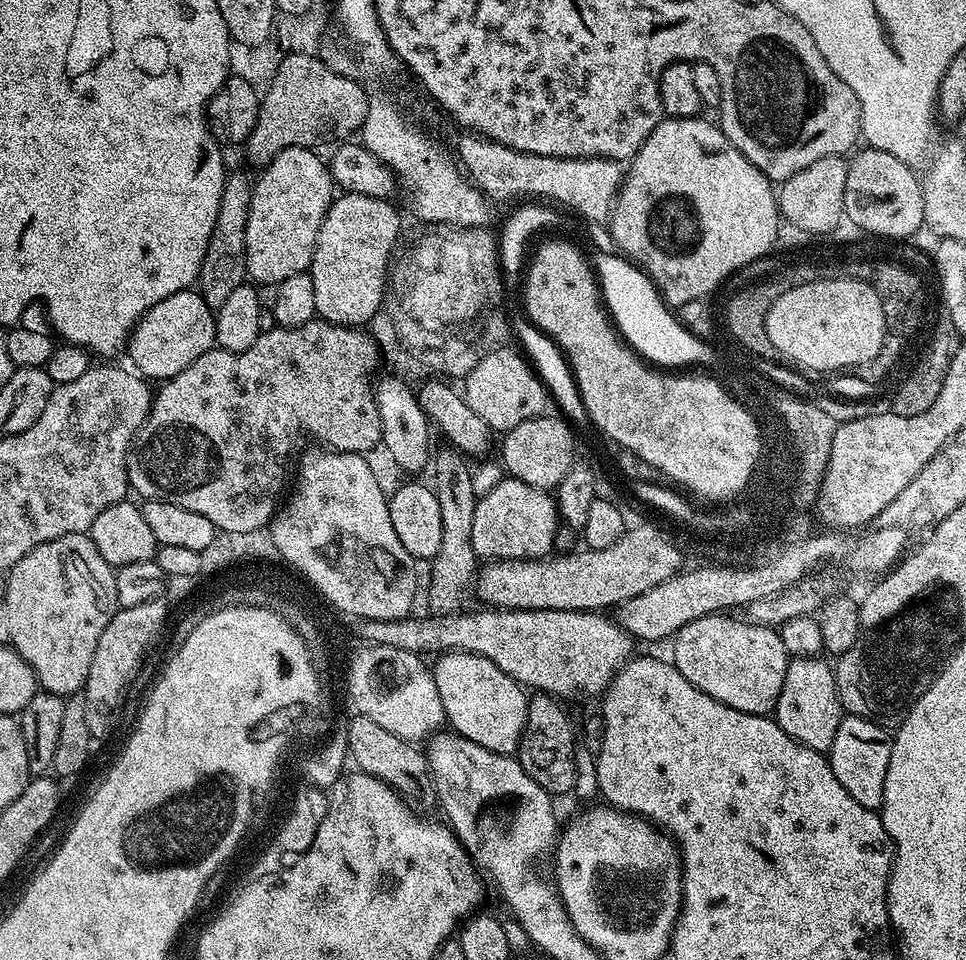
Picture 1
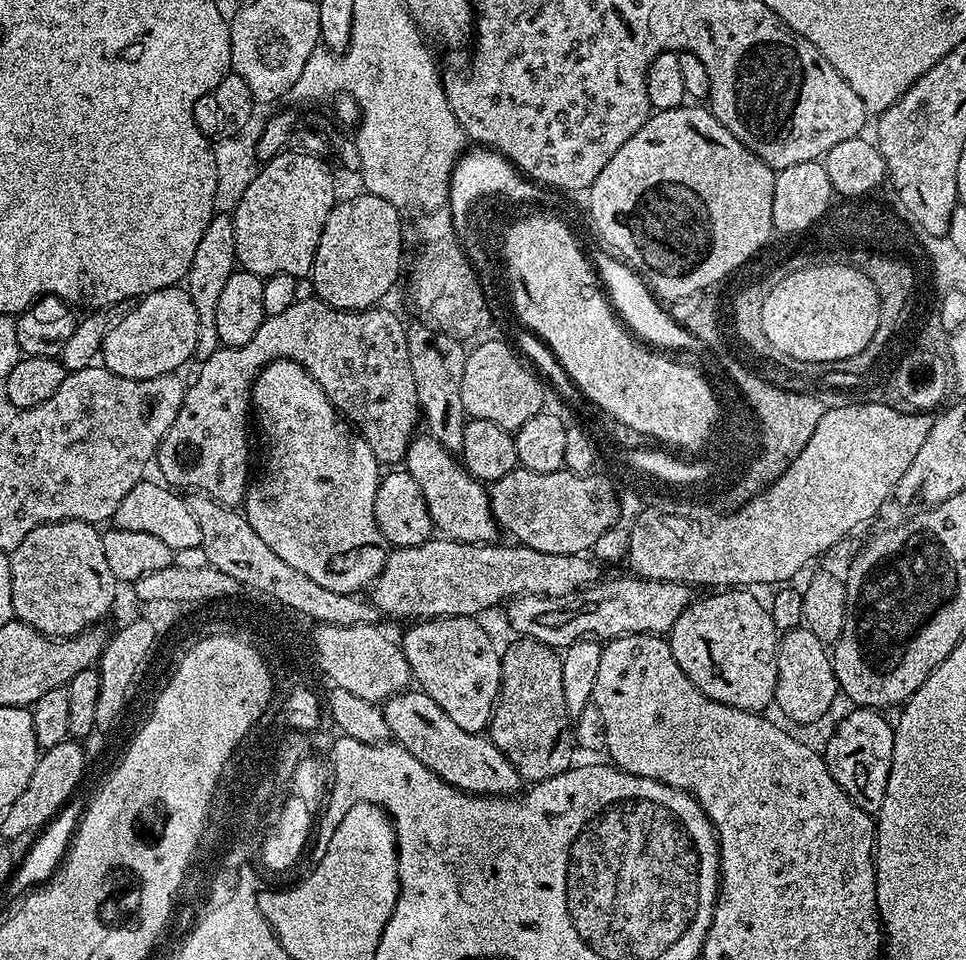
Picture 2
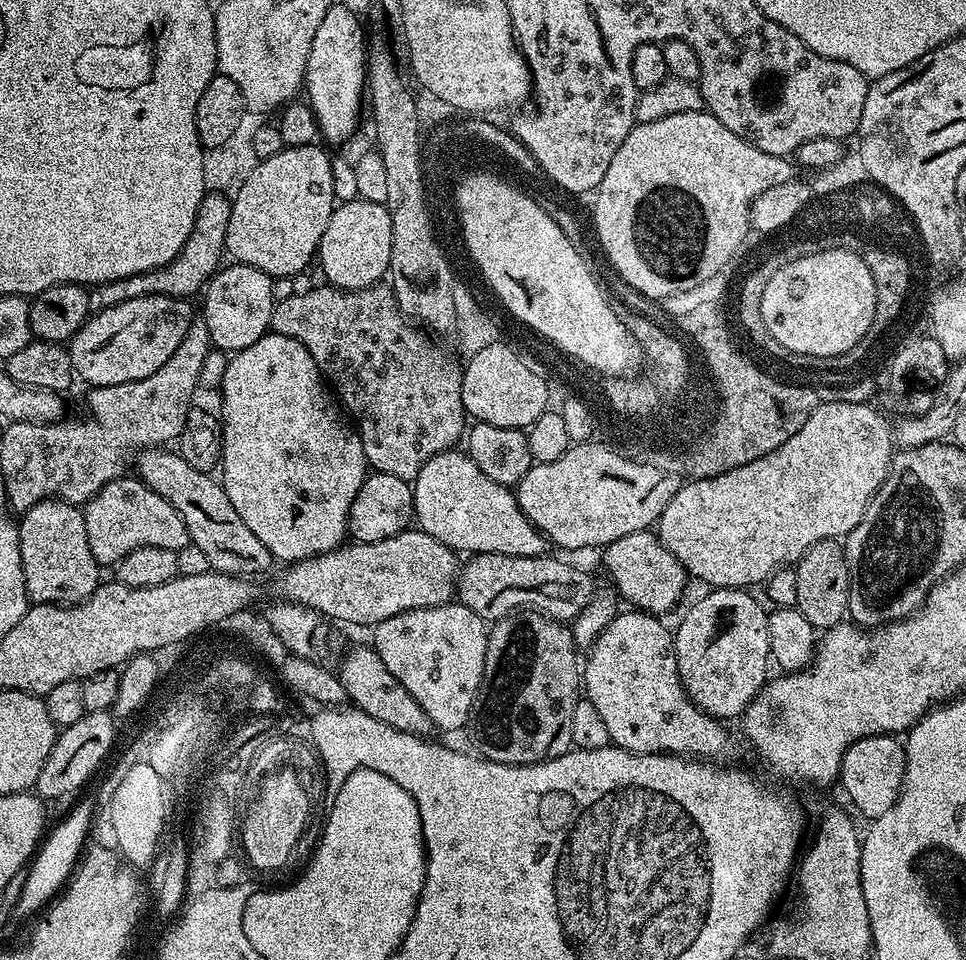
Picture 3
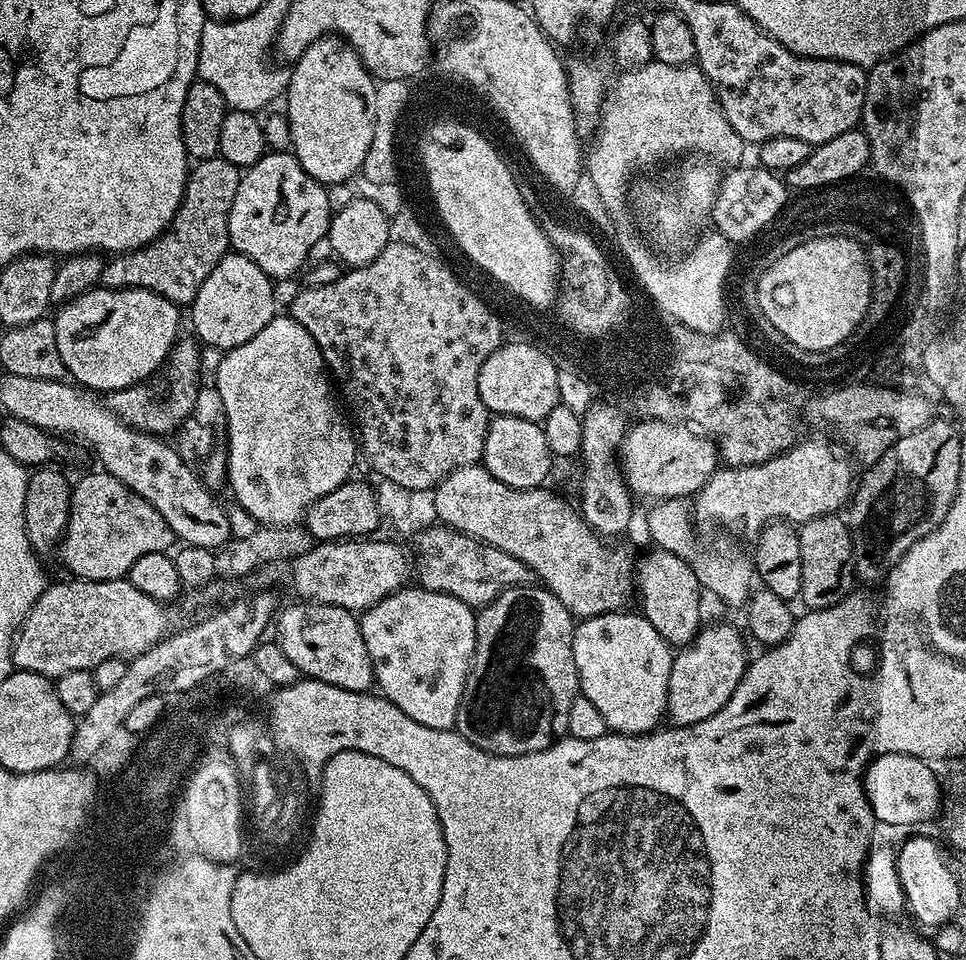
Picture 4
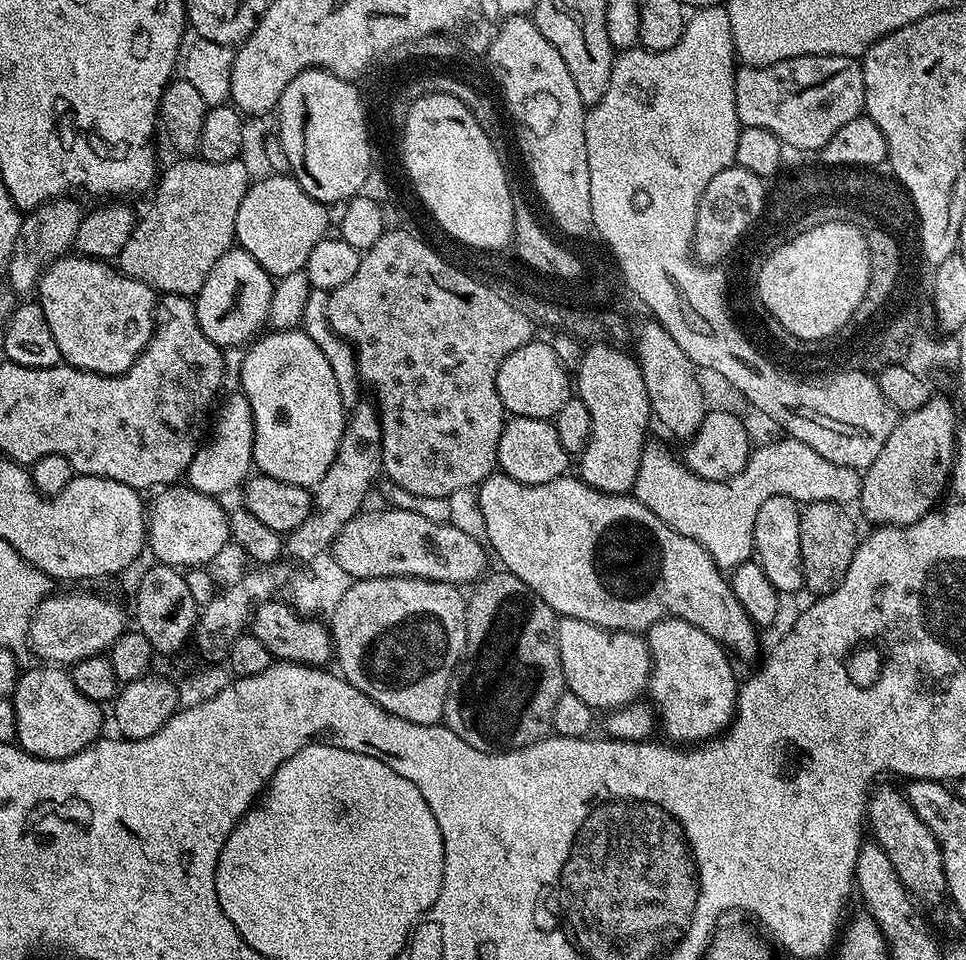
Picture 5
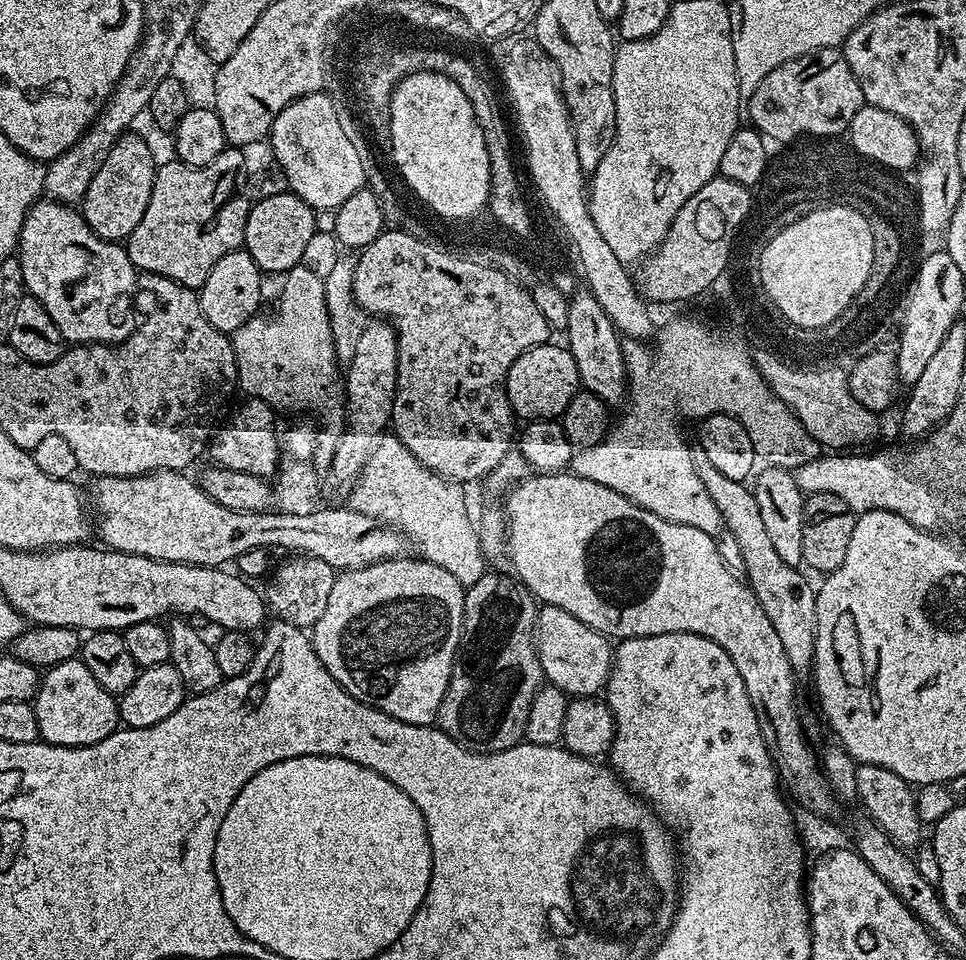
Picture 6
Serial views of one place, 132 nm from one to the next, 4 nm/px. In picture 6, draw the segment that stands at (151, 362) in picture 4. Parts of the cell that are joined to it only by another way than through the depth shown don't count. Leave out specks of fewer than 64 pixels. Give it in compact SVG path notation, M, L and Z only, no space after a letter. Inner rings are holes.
M47 198L37 200L36 203L28 209L26 218L22 222L20 243L18 245L18 259L22 266L22 278L24 279L24 287L27 295L38 298L38 302L42 302L42 306L46 306L46 314L50 314L54 326L58 326L62 338L69 345L120 344L129 336L129 334L136 330L138 316L135 316L135 314L132 313L132 295L136 292L136 276L138 277L138 269L130 262L128 249L123 243L115 240L104 240L98 234L94 234L94 230L90 230L90 226L85 222L83 215L81 215L75 207L59 204L57 200L50 200Z

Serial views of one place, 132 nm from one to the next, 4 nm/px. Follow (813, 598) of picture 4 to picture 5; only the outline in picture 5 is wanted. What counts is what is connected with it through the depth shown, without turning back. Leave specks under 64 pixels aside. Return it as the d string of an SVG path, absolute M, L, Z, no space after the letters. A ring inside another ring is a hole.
M814 502L803 505L800 513L800 541L802 542L802 570L804 588L819 598L838 590L846 570L850 570L850 561L858 543L856 520L848 513L849 509L834 502Z

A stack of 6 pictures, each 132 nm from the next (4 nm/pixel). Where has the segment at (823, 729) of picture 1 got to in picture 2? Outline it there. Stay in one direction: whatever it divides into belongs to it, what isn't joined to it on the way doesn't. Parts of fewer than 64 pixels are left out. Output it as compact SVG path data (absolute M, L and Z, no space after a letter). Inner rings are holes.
M801 626L792 628L779 637L776 657L778 658L778 678L776 679L775 707L780 707L781 714L796 724L812 724L815 720L822 719L831 710L836 696L838 697L836 675L832 669L832 657L829 649L811 630Z

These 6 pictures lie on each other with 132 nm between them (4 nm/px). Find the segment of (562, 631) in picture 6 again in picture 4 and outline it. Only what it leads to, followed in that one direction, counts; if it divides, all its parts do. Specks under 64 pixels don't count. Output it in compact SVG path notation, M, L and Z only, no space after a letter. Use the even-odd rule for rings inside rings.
M621 610L581 619L572 629L572 649L574 666L578 666L580 695L594 702L602 718L606 718L609 730L621 736L642 736L661 727L668 711L674 648L662 638L662 634L658 634L658 630L654 630L654 626L650 626L646 617L636 610Z

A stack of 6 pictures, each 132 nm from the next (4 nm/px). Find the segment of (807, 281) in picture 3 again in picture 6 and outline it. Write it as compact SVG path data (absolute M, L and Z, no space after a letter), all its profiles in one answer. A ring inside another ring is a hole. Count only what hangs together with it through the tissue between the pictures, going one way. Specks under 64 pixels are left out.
M831 204L831 209L832 212L814 210L798 218L798 222L774 234L761 250L762 286L780 315L798 328L826 327L838 319L846 306L850 306L858 290L866 286L866 278L870 278L872 236L868 236L868 224L864 224L856 212L844 212L840 204Z

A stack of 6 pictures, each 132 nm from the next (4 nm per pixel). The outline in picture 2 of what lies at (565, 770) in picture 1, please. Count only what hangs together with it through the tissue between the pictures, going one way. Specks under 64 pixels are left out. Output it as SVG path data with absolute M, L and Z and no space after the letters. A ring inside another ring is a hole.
M516 638L502 652L500 697L496 700L486 735L498 750L502 750L524 782L554 778L554 774L562 774L574 764L574 732L562 691L560 658L557 649L527 638Z

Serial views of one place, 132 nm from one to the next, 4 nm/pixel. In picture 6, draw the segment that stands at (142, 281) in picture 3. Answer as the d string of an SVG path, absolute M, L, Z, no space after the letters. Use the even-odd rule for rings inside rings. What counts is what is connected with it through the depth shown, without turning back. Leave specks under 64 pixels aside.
M228 146L206 166L190 166L181 160L169 159L169 164L161 163L156 169L154 190L150 190L150 206L146 206L146 214L142 214L142 222L134 226L129 234L126 247L128 257L134 267L141 273L153 272L153 277L163 278L173 284L181 284L193 290L199 290L210 278L210 270L214 270L214 262L226 254L237 251L243 245L246 218L250 200L244 197L243 186L246 165L241 149Z

